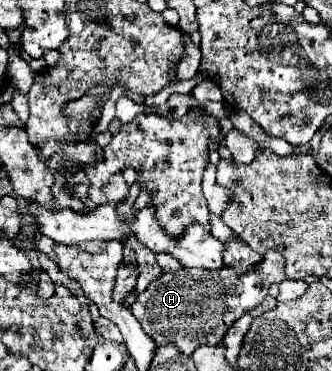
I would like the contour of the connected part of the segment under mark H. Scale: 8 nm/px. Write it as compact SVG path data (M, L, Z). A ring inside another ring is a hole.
M270 249L262 263L246 275L234 275L228 267L210 271L210 275L202 269L188 269L192 275L164 273L150 283L148 291L138 295L132 305L132 315L158 345L176 345L182 353L192 355L200 345L220 345L228 327L244 313L258 307L266 299L272 283L282 283L286 279L284 265L286 259L276 249Z

